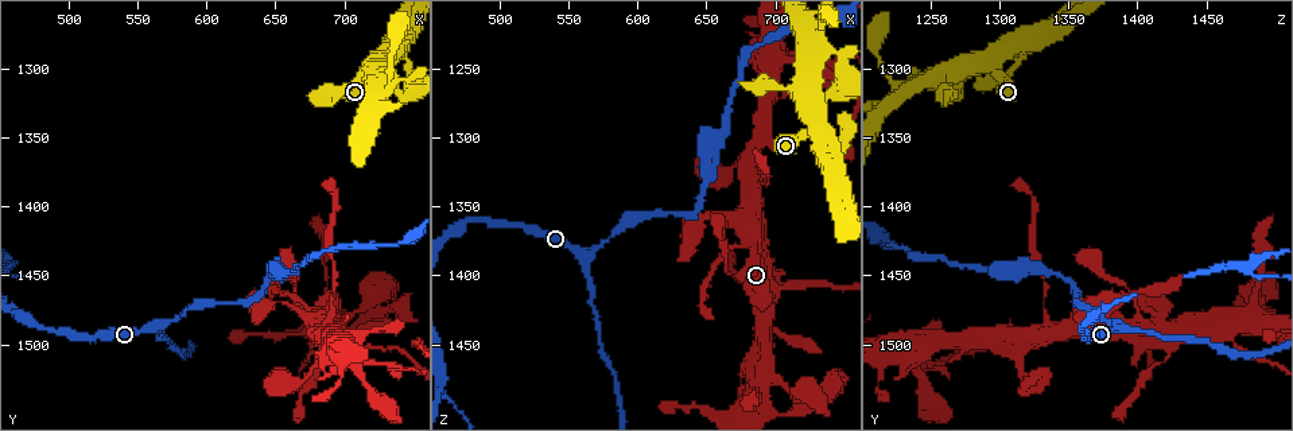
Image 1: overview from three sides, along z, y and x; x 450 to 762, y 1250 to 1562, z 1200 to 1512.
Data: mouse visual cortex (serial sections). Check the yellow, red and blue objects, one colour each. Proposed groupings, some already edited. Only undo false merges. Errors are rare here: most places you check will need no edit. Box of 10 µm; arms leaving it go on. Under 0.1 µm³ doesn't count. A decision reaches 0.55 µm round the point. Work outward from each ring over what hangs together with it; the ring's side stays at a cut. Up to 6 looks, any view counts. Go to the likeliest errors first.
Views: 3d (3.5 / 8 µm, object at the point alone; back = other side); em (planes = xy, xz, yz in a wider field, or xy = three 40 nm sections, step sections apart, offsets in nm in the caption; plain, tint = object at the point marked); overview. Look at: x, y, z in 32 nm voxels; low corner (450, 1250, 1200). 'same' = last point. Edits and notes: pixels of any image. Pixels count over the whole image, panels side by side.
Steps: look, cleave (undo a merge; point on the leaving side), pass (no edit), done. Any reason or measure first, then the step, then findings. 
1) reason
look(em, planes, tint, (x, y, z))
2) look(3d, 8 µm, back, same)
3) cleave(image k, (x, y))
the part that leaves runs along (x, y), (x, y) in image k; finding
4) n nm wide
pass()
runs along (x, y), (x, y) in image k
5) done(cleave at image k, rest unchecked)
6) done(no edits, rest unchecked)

abrupt turn
look(3d, 3.5 µm, (640, 1462, 1356))

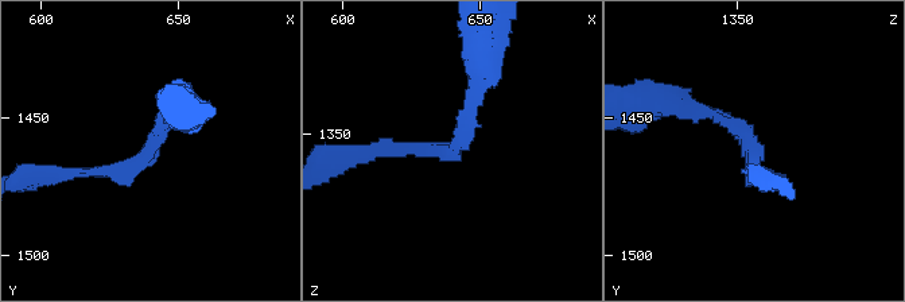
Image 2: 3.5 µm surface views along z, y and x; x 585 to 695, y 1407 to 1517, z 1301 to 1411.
arms of 150, 200 nm
look(em, xy, step 5, plain, (640, 1463, 1357))

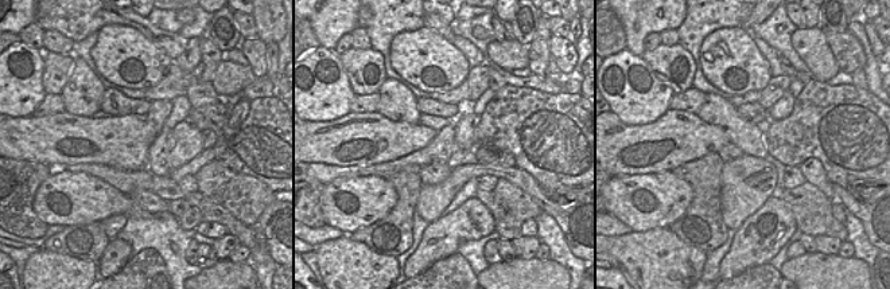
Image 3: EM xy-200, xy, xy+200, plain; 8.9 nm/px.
look(em, xy, step 5, tint, same)

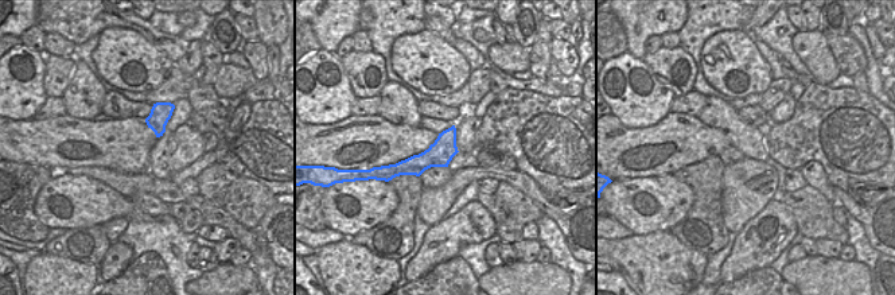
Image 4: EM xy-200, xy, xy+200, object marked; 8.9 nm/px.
pass()
runs along (62, 171), (138, 163), (174, 105) in image 2; continuous, no second cell

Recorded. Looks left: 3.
small branch off a trunk
look(3d, 3.5 µm, (694, 1498, 1272))

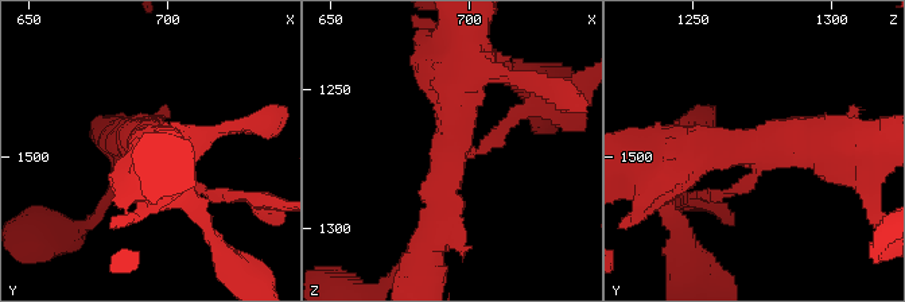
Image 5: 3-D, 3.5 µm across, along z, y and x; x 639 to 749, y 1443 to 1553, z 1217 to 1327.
3 arms; arms of 150, 450, 500 nm
look(em, xy, step 1, tint, (694, 1496, 1271))

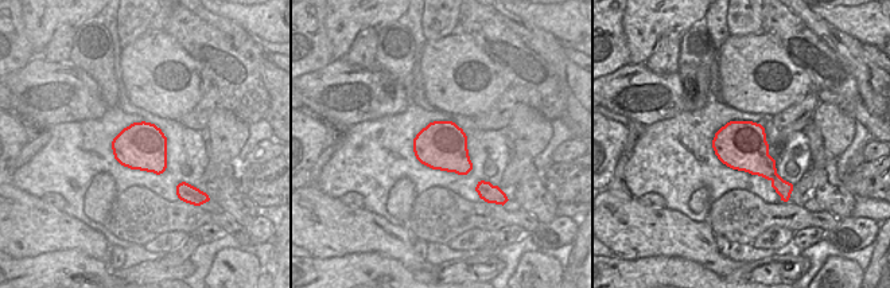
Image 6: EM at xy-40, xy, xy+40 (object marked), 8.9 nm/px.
pass()
runs along (836, 139), (702, 147), (667, 167) in image 5; all the same cell

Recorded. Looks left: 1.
done(no edits, rest unchecked)

